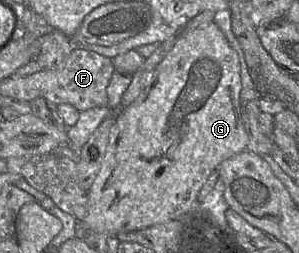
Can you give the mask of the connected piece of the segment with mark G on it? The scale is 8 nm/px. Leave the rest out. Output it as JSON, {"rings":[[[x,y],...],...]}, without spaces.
{"rings":[[[214,21],[203,23],[199,27],[188,32],[182,32],[173,48],[155,69],[149,85],[132,104],[118,113],[117,120],[110,130],[109,142],[101,168],[88,190],[87,214],[83,221],[80,222],[83,222],[99,233],[106,234],[107,236],[117,236],[122,232],[136,231],[155,224],[188,217],[191,212],[195,210],[198,193],[210,174],[217,169],[222,161],[246,150],[247,148],[248,136],[241,116],[241,89],[242,83],[238,54],[229,45],[224,33]]]}

